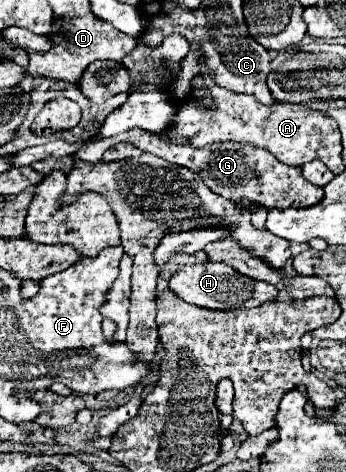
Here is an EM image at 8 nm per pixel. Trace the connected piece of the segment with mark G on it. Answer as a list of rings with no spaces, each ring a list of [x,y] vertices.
[[[126,131],[126,133],[114,135],[114,137],[104,137],[104,139],[86,143],[78,151],[78,157],[84,161],[90,161],[90,163],[96,163],[96,161],[100,161],[100,157],[106,149],[110,149],[112,145],[116,145],[120,141],[132,141],[142,151],[154,153],[170,163],[188,167],[190,171],[196,171],[214,193],[218,193],[226,199],[232,199],[232,201],[246,197],[258,207],[286,209],[286,207],[310,207],[310,205],[316,205],[324,197],[324,189],[306,181],[298,167],[288,167],[288,165],[276,161],[268,151],[256,151],[252,145],[240,145],[240,143],[232,143],[232,141],[214,143],[214,145],[196,149],[188,143],[186,145],[168,145],[160,133],[152,135],[146,131]]]

